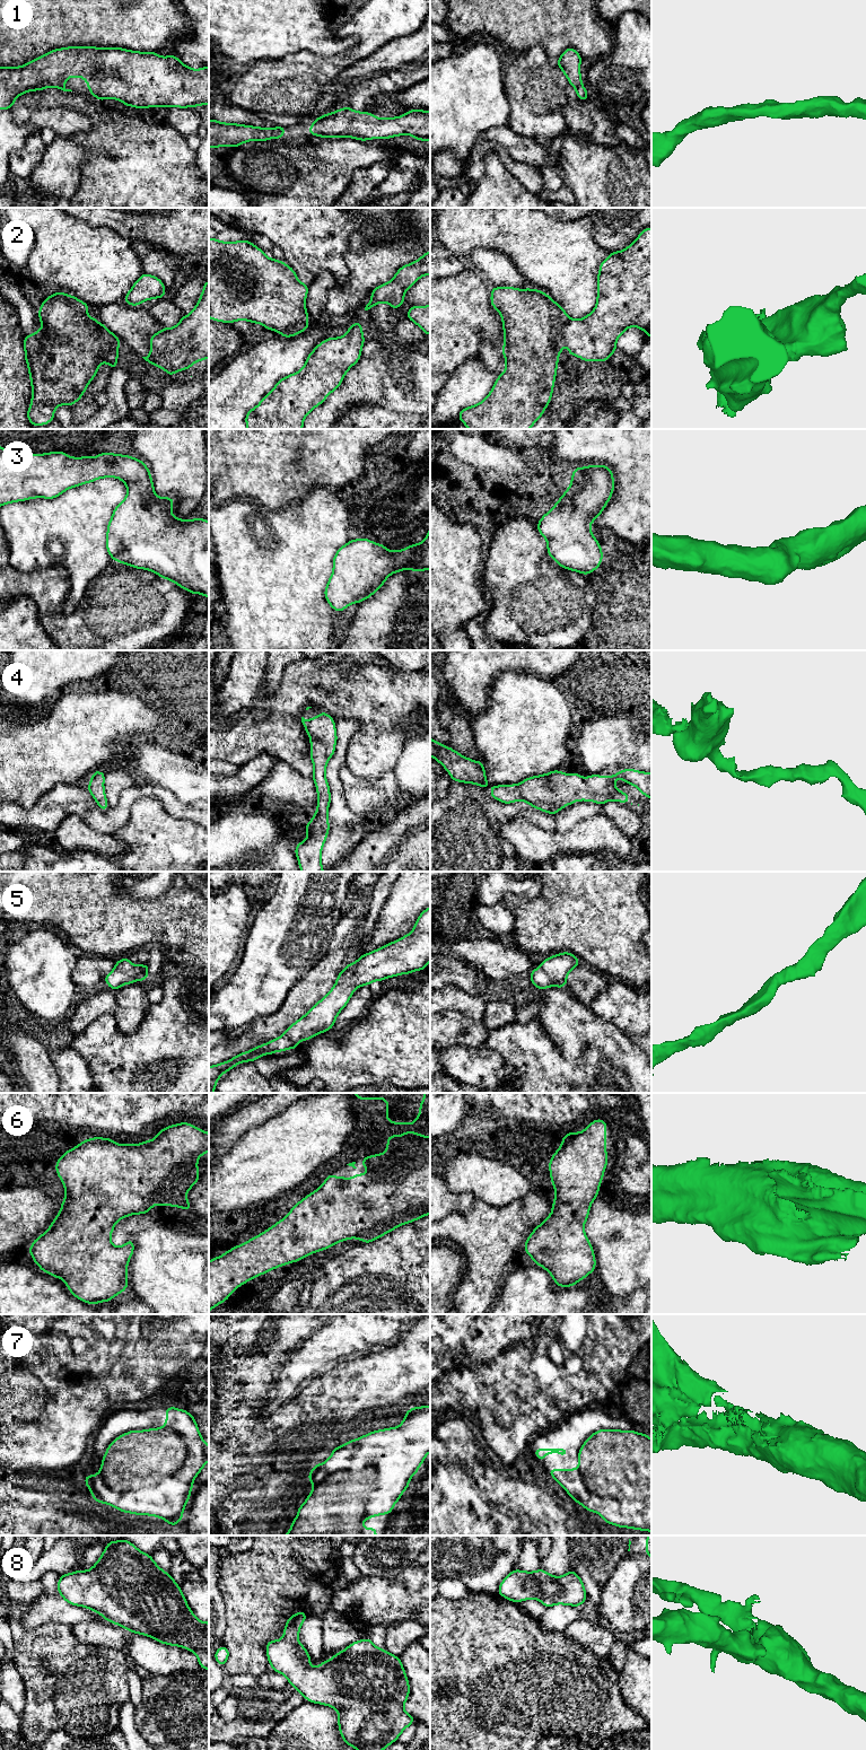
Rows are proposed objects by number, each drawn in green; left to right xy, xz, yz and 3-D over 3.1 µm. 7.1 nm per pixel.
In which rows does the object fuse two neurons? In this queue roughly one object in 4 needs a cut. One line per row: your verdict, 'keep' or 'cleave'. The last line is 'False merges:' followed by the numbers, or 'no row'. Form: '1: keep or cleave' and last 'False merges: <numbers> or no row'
1: keep
2: cleave
3: keep
4: keep
5: keep
6: keep
7: keep
8: keep
False merges: 2

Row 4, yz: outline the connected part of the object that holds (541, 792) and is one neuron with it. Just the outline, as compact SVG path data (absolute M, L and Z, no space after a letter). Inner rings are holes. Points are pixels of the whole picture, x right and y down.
M621 769L614 776L591 775L587 778L583 778L579 773L568 775L559 770L553 770L545 775L526 778L516 785L491 786L490 796L505 804L524 800L536 810L541 810L553 815L556 815L565 806L578 800L595 802L600 805L604 805L609 800L629 803L629 796L624 791L616 788L613 784L614 779L621 779L629 785L636 786L642 795L647 798L651 798L651 772L642 772L635 769Z

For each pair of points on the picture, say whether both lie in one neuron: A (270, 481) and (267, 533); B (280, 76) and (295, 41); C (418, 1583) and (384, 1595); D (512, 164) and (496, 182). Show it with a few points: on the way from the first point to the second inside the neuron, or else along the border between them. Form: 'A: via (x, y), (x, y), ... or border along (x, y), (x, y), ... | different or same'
A: border along (294, 501), (278, 509), (269, 509), (260, 505) | different
B: border along (316, 54), (298, 51), (279, 59), (264, 60) | different
C: via (410, 1591), (405, 1595), (392, 1595) | same
D: border along (491, 149), (497, 154), (503, 165), (526, 187) | different

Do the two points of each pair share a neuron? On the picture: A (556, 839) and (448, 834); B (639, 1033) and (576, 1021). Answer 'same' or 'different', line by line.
A: different
B: different

